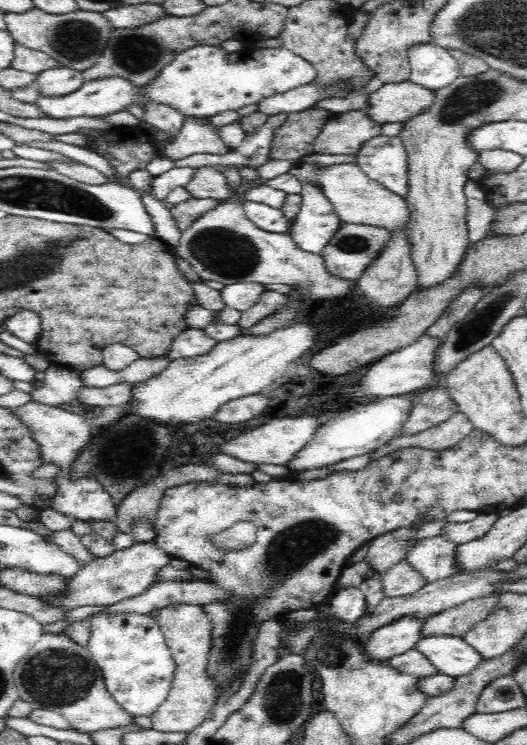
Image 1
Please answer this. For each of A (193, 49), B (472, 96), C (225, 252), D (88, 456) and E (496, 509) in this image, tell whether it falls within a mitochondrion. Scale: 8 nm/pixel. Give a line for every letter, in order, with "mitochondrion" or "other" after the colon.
A: other
B: mitochondrion
C: mitochondrion
D: mitochondrion
E: other

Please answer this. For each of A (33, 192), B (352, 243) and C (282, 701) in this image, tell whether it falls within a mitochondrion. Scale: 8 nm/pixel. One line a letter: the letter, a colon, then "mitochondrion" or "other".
A: mitochondrion
B: mitochondrion
C: mitochondrion

